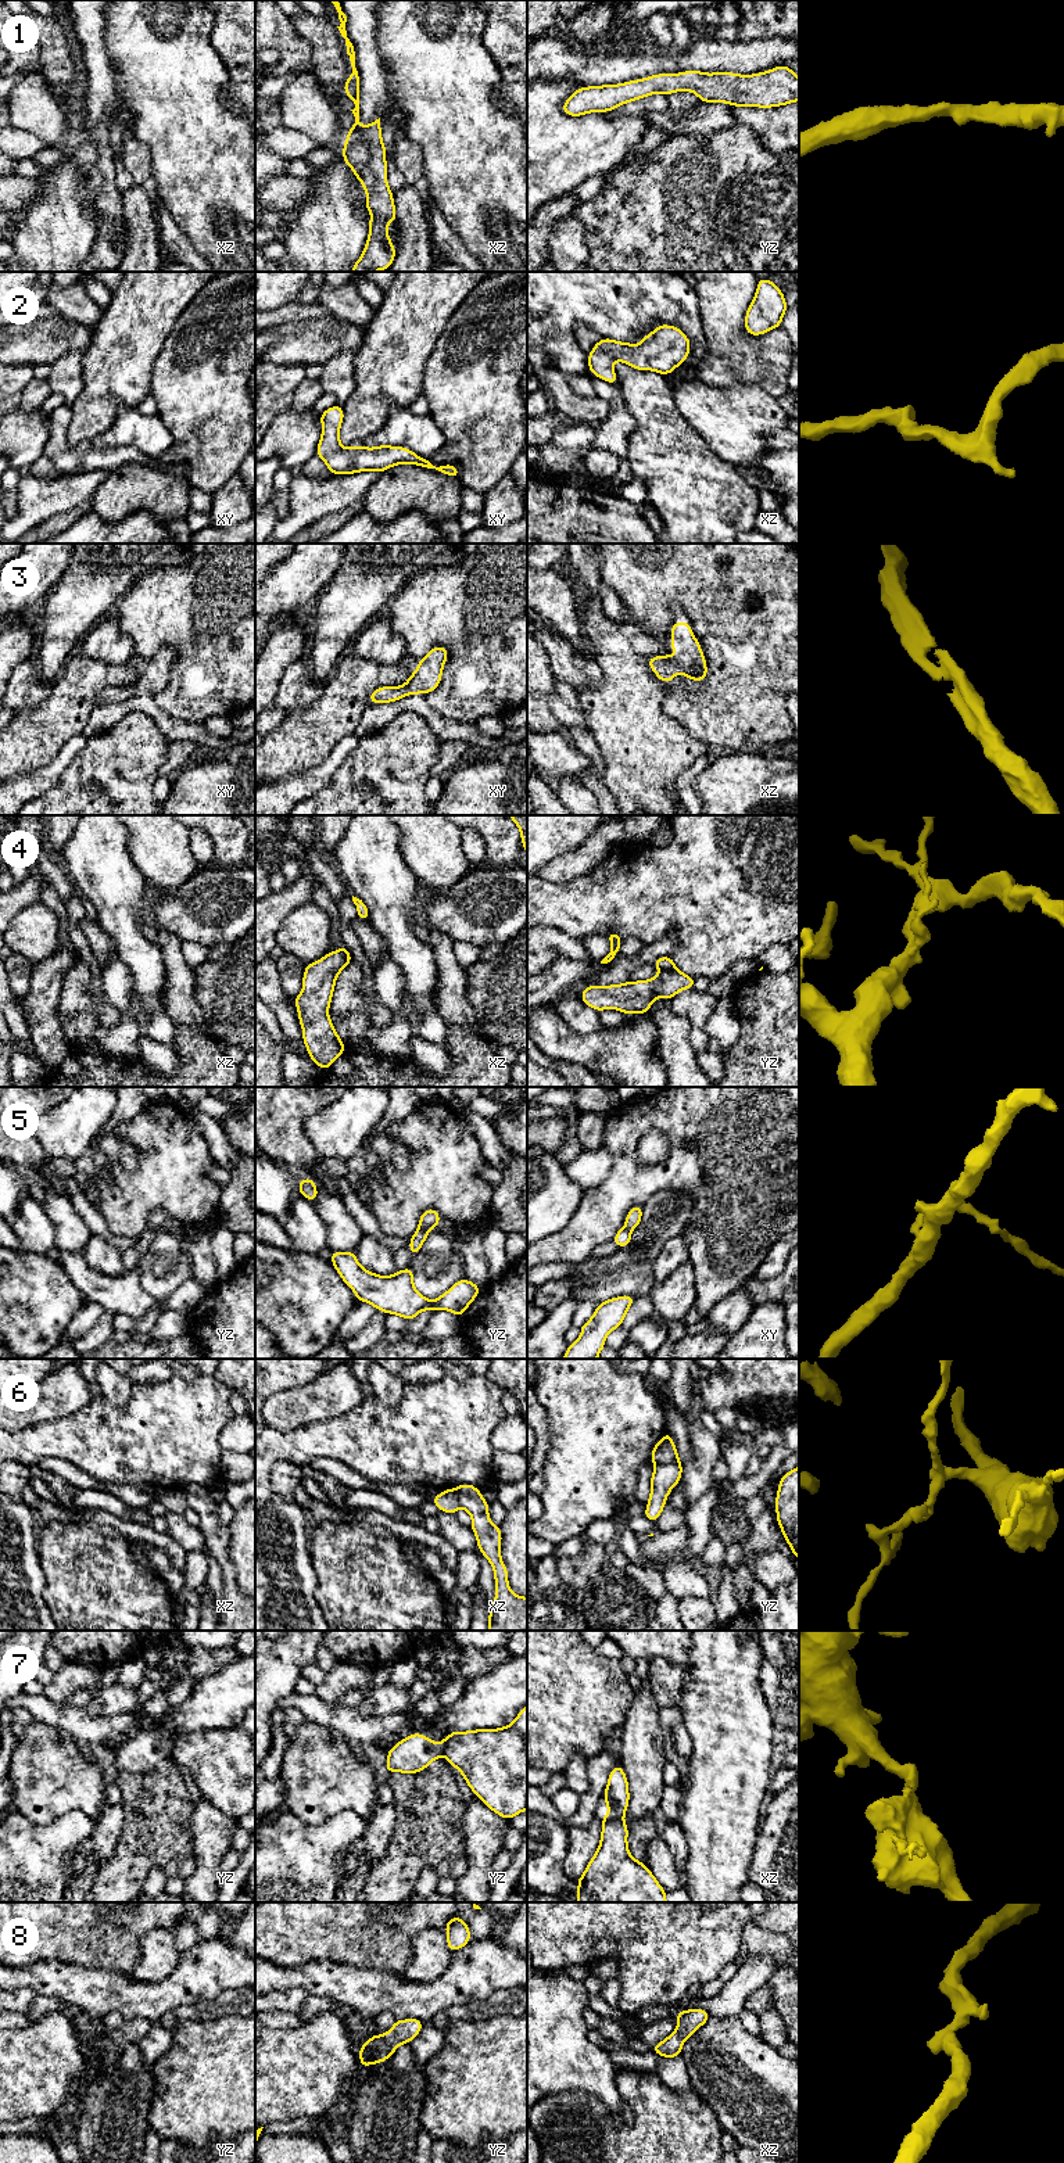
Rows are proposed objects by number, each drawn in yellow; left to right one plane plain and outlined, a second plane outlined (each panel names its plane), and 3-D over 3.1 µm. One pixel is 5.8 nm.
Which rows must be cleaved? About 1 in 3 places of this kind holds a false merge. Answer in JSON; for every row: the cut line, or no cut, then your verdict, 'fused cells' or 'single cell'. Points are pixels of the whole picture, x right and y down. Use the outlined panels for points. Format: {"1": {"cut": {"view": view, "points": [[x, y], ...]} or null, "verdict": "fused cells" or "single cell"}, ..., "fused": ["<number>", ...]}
{"1": {"cut": null, "verdict": "single cell"}, "2": {"cut": null, "verdict": "single cell"}, "3": {"cut": null, "verdict": "single cell"}, "4": {"cut": {"view": "yz", "points": [[673, 965], [661, 972]]}, "verdict": "fused cells"}, "5": {"cut": {"view": "yz", "points": [[437, 1223], [418, 1230]]}, "verdict": "fused cells"}, "6": {"cut": {"view": "yz", "points": [[677, 1453], [672, 1462], [655, 1466]]}, "verdict": "fused cells"}, "7": {"cut": {"view": "xz", "points": [[622, 1818], [604, 1823]]}, "verdict": "fused cells"}, "8": {"cut": null, "verdict": "single cell"}, "fused": ["4", "5", "6", "7"]}

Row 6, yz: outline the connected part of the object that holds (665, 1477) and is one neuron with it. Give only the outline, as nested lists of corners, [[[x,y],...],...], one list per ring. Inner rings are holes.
[[[678,1459],[664,1466],[655,1466],[651,1477],[651,1496],[646,1503],[644,1515],[656,1522],[664,1509],[666,1499],[670,1491],[681,1481],[683,1464]]]

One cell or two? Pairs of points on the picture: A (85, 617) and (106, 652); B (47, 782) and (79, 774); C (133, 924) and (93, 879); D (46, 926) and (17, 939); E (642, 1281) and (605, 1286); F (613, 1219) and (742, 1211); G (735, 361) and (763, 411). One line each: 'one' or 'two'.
A: two
B: two
C: one
D: one
E: one
F: one
G: two

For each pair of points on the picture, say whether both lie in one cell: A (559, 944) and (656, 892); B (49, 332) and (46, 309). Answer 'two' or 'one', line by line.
A: two
B: two

